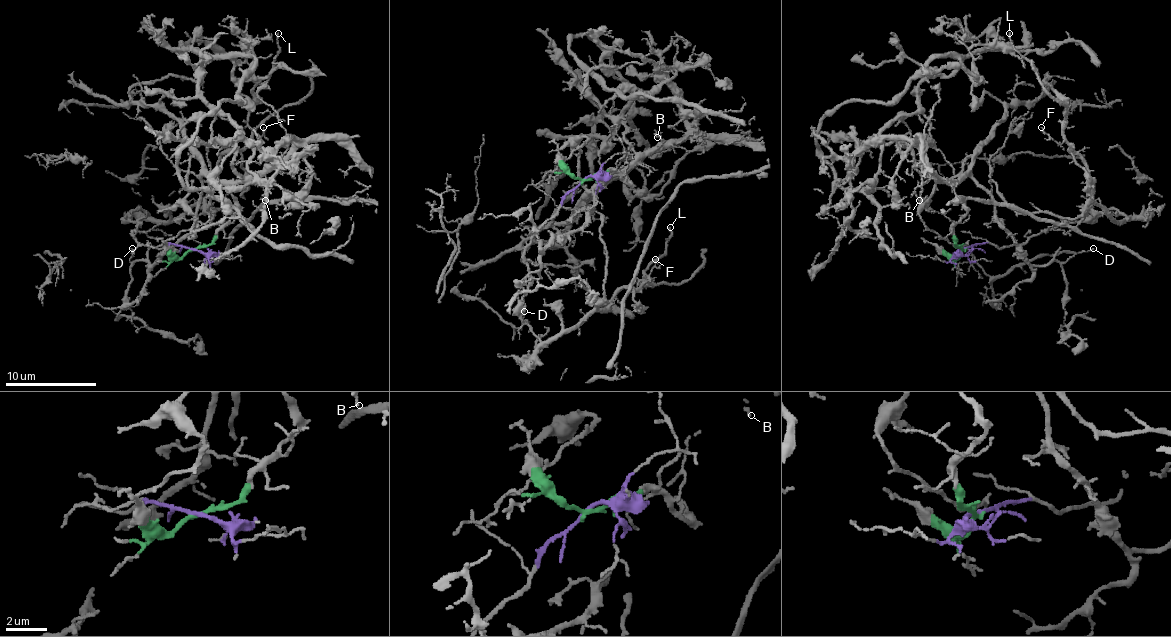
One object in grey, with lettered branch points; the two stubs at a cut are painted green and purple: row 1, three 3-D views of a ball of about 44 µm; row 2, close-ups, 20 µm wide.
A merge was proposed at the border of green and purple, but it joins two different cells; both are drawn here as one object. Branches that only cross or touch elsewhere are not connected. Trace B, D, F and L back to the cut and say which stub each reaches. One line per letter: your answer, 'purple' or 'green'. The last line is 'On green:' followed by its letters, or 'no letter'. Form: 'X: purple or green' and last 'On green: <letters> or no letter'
B: green
D: green
F: purple
L: purple
On green: B, D

